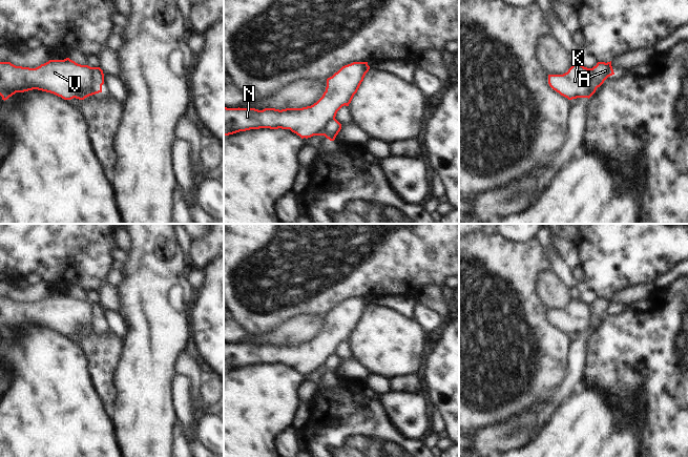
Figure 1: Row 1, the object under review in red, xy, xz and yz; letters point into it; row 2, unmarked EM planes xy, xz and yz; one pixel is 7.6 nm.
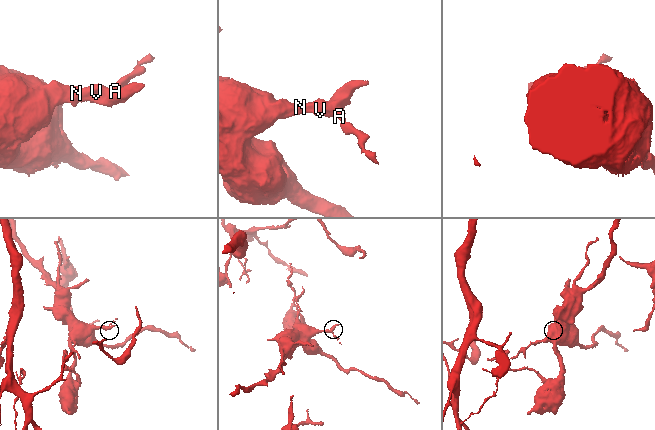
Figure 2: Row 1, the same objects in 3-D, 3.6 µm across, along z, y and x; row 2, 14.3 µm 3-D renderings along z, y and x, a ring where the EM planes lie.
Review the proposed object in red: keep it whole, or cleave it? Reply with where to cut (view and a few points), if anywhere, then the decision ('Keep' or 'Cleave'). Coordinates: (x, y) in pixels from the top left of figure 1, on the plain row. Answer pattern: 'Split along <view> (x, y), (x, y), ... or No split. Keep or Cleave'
Split along xy (90, 303), (94, 309), (94, 316), (101, 322). Cleave.

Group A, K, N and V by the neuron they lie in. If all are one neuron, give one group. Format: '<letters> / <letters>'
A / K N V

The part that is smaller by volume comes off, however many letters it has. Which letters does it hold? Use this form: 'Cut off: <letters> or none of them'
Cut off: A

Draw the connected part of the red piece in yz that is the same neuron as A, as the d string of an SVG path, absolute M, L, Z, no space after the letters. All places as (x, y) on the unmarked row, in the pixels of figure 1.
M611 296L610 297L598 297L596 302L591 304L592 316L596 318L597 323L600 323L604 316L614 310Z

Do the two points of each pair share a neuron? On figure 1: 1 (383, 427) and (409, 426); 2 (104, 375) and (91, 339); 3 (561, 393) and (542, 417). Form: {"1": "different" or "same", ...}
{"1": "different", "2": "same", "3": "same"}

